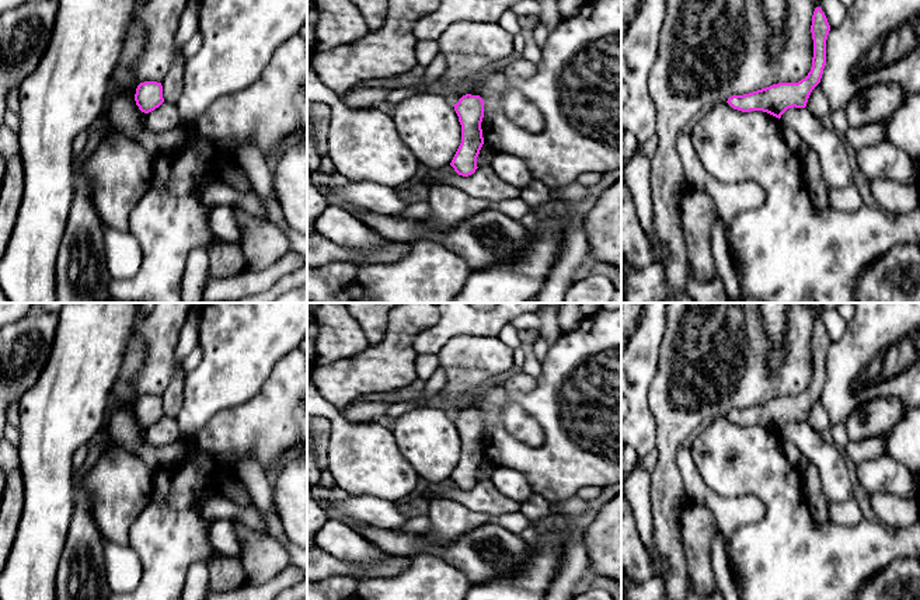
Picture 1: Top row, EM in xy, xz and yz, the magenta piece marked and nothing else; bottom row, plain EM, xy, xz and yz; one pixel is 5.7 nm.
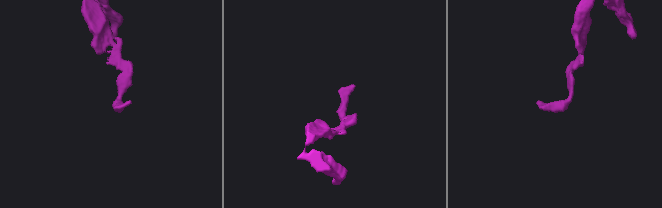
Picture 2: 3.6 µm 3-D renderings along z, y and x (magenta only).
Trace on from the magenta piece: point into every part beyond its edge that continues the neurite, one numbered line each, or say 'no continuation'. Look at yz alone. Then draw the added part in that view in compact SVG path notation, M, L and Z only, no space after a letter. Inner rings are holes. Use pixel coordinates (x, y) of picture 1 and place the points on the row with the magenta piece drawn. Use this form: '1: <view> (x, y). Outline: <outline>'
no continuation

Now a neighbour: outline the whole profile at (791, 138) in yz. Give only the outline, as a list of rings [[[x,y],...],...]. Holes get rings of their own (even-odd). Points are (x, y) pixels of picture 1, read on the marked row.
[[[780,122],[780,130],[781,130],[784,142],[791,150],[799,154],[809,150],[805,140],[794,129]]]

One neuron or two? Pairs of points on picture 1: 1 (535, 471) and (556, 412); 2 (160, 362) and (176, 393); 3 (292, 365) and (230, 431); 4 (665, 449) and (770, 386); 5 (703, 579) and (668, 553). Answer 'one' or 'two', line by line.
1: one
2: two
3: one
4: one
5: two

